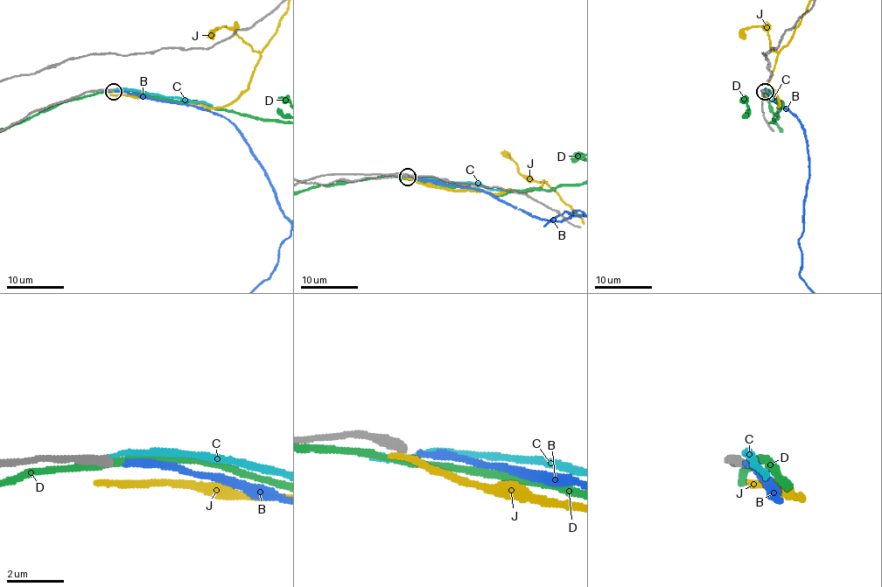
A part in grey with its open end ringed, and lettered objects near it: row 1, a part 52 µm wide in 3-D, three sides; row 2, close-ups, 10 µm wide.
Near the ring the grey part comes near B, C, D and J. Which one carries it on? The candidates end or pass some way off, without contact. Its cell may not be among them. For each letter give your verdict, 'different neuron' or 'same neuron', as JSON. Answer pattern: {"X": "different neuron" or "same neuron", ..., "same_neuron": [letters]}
{"B": "same neuron", "C": "different neuron", "D": "different neuron", "J": "different neuron", "same_neuron": ["B"]}

